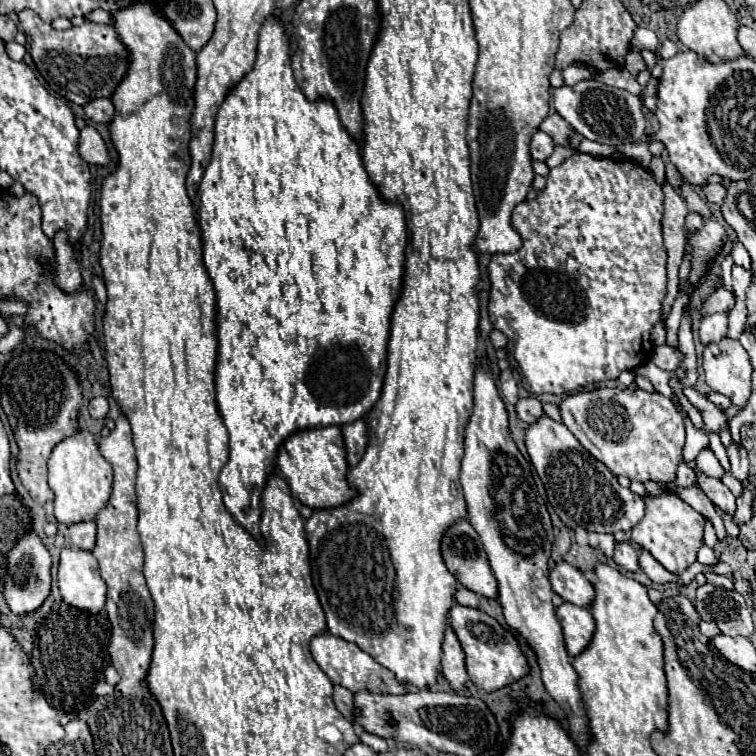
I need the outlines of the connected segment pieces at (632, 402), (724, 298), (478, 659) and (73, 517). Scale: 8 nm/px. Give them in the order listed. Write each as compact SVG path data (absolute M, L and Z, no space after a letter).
M597 388L567 396L559 408L563 424L613 474L623 474L629 480L675 480L677 466L683 462L685 426L671 398L639 388Z
M719 288L717 292L713 292L709 296L709 300L703 304L703 314L711 316L711 312L725 312L727 308L731 308L731 304L735 302L735 296L731 292L727 292L725 288Z
M457 604L449 610L449 624L455 630L461 646L463 646L463 652L467 656L469 678L481 690L493 692L493 690L509 686L529 674L529 662L519 646L517 636L511 630L503 628L495 618L491 618L483 610L463 608Z
M77 432L59 442L49 458L49 486L55 494L55 518L57 522L71 526L77 522L95 520L97 512L107 506L111 496L113 472L107 460L99 456L99 448L91 432Z

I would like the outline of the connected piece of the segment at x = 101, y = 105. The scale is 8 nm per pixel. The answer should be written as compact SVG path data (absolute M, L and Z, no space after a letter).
M97 98L85 106L85 114L93 122L111 122L115 114L115 106L109 98Z

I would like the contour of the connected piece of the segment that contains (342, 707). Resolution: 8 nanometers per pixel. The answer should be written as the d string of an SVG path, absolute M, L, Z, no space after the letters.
M335 686L333 698L335 698L337 710L339 710L349 722L355 724L355 716L353 716L353 710L355 710L355 706L353 706L353 692L347 690L347 688L343 688L343 686Z

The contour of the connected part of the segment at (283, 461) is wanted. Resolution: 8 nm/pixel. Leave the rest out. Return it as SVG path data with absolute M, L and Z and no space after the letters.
M337 426L309 428L289 436L279 448L277 468L279 468L279 474L285 478L285 482L289 484L291 494L311 510L337 508L357 496L355 488L347 484L349 466L345 458L343 434L341 434L341 428Z

